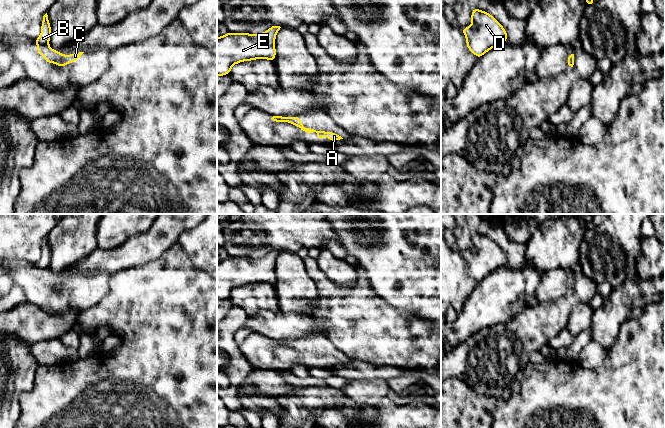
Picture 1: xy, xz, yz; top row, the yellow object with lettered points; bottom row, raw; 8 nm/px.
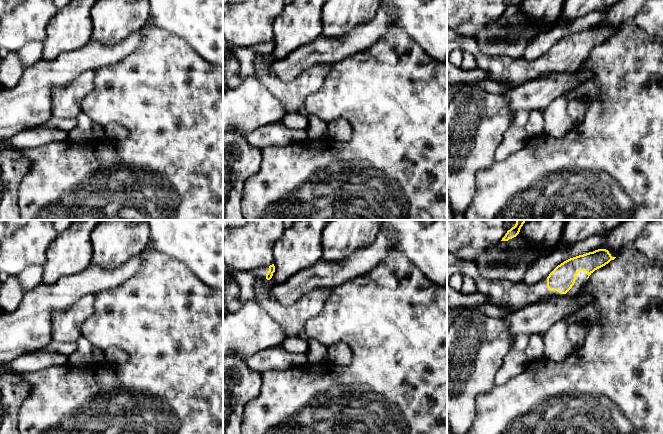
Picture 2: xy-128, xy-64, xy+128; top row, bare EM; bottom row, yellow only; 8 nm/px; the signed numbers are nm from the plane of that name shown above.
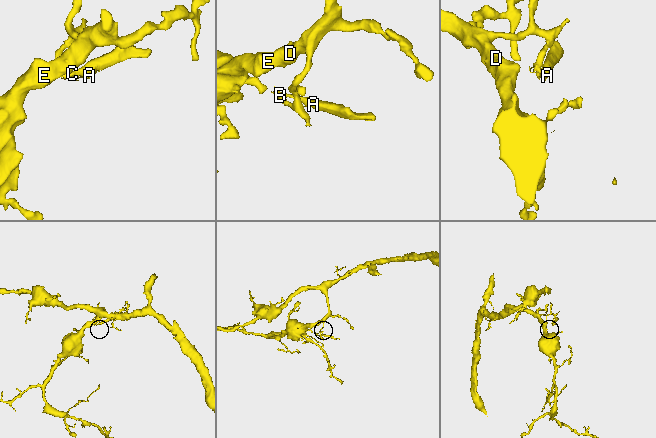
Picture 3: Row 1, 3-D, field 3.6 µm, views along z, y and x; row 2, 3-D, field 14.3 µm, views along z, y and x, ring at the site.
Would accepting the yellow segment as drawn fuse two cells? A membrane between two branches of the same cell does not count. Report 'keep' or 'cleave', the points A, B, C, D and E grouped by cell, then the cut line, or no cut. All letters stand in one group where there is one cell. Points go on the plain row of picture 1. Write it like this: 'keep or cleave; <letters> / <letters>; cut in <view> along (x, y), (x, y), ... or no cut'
cleave; A C / B D E; cut in xy along (64, 279), (64, 282), (58, 288)

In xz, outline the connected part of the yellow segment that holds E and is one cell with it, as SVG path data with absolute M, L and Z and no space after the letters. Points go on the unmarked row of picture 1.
M272 250L263 257L232 257L217 262L217 300L229 299L233 289L256 283L274 285L275 264L280 250Z

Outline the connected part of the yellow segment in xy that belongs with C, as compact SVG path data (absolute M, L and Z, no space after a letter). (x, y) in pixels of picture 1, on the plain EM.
M84 276L74 277L70 279L64 279L64 284L58 288L58 291L64 291L69 287L77 285Z

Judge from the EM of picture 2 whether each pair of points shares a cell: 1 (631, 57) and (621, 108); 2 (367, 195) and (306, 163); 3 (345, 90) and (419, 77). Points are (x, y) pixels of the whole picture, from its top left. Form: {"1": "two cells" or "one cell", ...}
{"1": "one cell", "2": "one cell", "3": "one cell"}

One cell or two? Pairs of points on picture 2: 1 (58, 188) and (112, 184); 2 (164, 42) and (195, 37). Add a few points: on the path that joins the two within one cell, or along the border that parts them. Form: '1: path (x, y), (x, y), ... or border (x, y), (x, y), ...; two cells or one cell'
1: path (71, 181), (99, 181); one cell
2: border (161, 28), (181, 37), (199, 55); two cells

